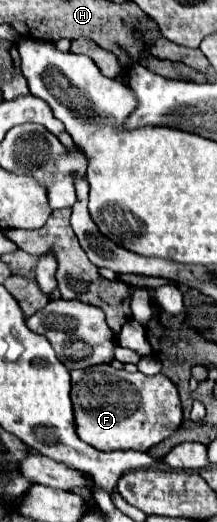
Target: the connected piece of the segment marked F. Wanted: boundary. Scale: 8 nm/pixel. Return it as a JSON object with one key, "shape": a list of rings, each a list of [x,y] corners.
{"shape":[[[111,365],[71,371],[71,403],[75,407],[75,433],[79,433],[79,439],[95,447],[97,451],[115,451],[115,449],[147,451],[153,445],[161,443],[163,439],[171,437],[181,427],[183,419],[179,393],[163,373],[147,377],[139,371],[137,373],[117,371]]]}

